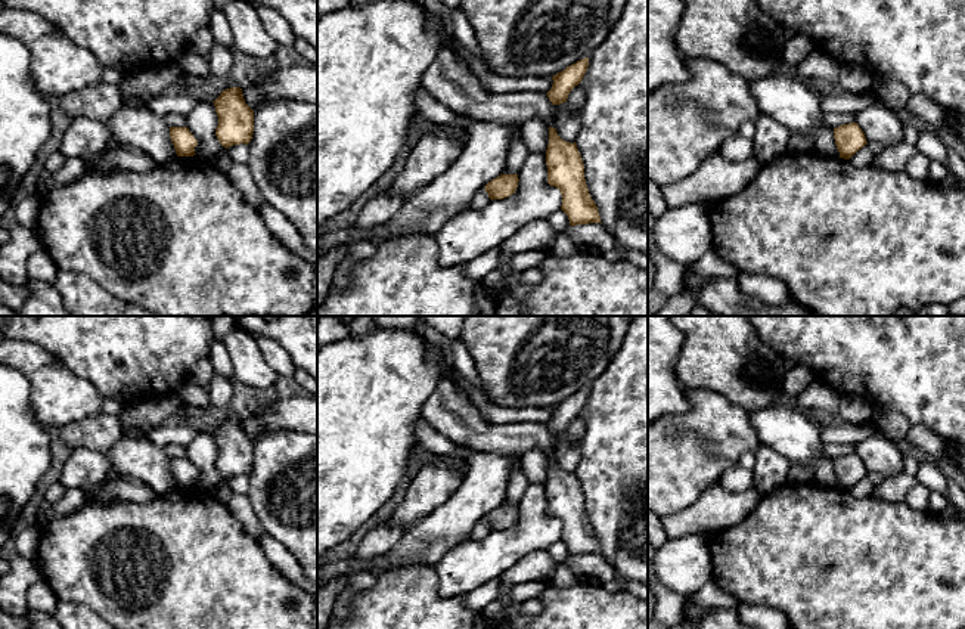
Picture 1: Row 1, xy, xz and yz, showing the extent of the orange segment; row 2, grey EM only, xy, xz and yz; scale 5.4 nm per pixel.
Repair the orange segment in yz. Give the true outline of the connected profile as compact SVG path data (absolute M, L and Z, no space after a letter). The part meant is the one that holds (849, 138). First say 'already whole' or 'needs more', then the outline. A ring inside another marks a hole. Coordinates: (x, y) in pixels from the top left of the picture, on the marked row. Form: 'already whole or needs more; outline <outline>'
already whole; outline M857 123L843 124L834 128L834 139L840 158L850 159L868 142Z

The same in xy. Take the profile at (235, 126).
already whole; outline M226 89L212 102L218 117L215 136L221 146L248 145L254 133L254 111L245 103L242 89Z

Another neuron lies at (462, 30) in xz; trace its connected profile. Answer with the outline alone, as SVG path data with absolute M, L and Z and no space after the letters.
M452 9L452 22L456 40L475 58L482 59L475 31L462 9Z

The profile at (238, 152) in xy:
M245 143L233 145L233 146L227 148L226 151L227 151L230 159L235 162L246 164L249 159L249 148Z

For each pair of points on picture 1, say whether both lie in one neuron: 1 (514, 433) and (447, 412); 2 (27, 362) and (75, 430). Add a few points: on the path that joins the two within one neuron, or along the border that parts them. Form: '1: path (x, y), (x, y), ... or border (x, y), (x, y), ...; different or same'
1: path (497, 433), (474, 433), (464, 424); same
2: border (101, 412), (78, 421), (70, 421), (61, 427); different

